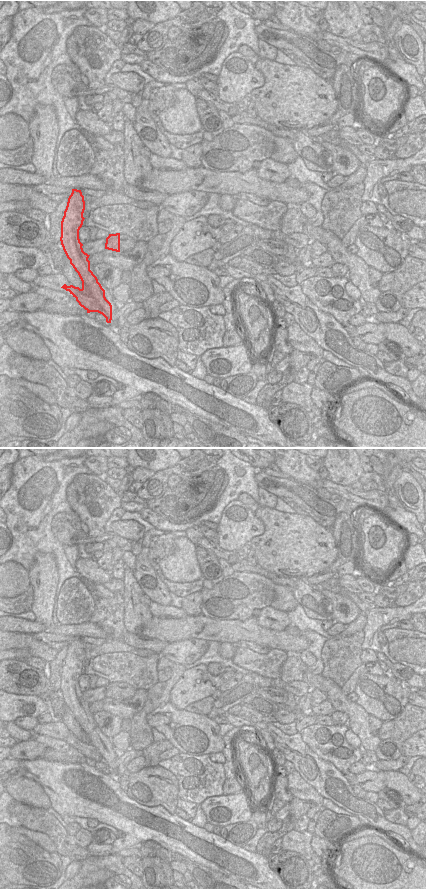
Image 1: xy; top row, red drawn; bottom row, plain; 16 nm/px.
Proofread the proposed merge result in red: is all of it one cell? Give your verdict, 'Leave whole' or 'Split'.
Split

